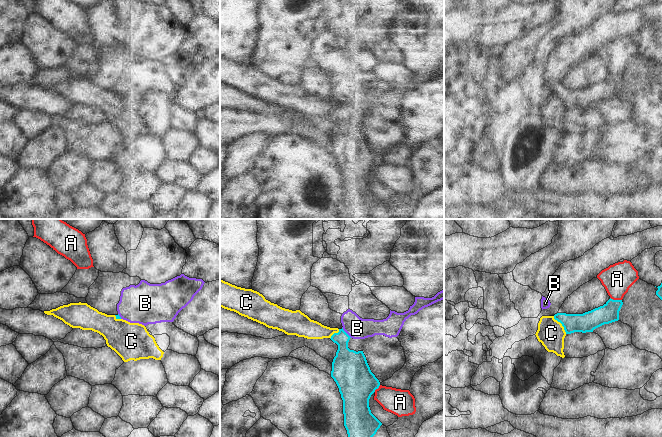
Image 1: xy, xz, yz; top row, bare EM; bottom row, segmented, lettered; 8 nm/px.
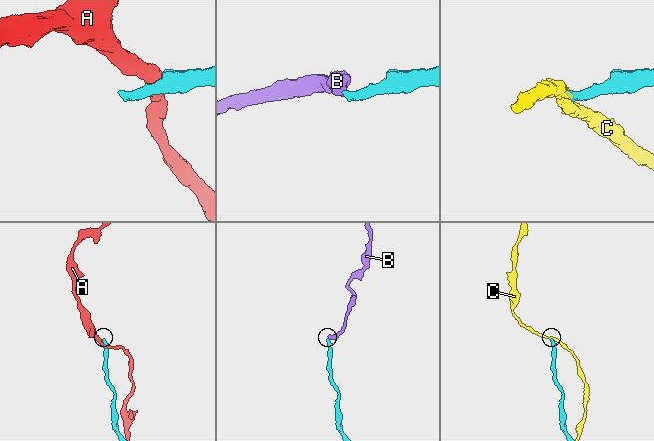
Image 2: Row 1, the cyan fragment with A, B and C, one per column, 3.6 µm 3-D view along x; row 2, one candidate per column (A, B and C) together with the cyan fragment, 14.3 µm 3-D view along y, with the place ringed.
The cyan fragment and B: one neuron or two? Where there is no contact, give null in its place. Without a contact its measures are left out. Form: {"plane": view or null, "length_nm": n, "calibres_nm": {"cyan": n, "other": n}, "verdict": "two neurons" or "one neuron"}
{"plane": "xz", "length_nm": 120, "calibres_nm": {"cyan": 220, "other": 180}, "verdict": "one neuron"}

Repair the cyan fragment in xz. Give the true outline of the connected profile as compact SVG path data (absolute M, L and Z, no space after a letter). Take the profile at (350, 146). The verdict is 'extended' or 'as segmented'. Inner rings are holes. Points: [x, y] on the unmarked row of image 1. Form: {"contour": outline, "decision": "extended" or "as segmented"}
{"contour": "M444 65L432 74L415 73L415 78L408 87L397 89L390 86L389 92L383 96L362 95L350 85L342 90L343 103L330 114L338 121L332 138L331 153L343 176L348 219L369 219L382 201L369 183L369 175L379 164L380 158L371 148L363 127L356 128L348 124L349 116L375 111L397 113L411 91L443 75Z", "decision": "extended"}

